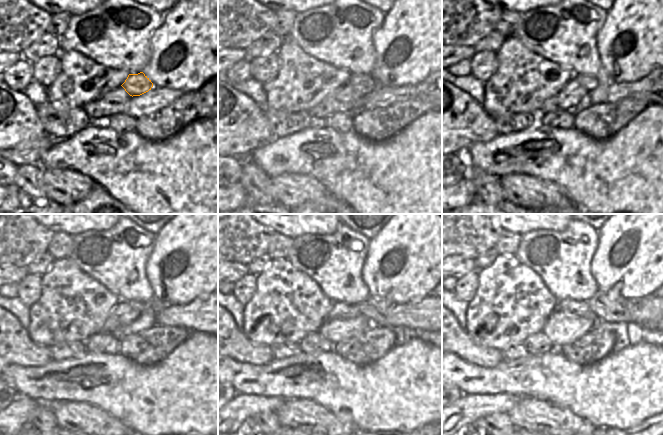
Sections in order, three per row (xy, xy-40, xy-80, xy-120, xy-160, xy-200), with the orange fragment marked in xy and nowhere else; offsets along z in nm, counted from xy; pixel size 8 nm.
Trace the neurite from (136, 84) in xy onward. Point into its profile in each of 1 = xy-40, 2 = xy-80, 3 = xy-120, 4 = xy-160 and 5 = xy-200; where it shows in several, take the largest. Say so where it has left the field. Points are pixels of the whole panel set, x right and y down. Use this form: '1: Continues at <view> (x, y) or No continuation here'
1: Continues at xy-40 (364, 83)
2: Continues at xy-80 (589, 82)
3: Continues at xy-120 (140, 306)
4: Continues at xy-160 (375, 308)
5: Continues at xy-200 (609, 306).

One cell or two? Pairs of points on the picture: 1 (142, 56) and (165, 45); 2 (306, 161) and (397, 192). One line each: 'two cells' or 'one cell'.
1: two cells
2: one cell

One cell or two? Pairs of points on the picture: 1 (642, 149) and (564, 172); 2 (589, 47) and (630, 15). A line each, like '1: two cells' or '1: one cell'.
1: one cell
2: two cells

